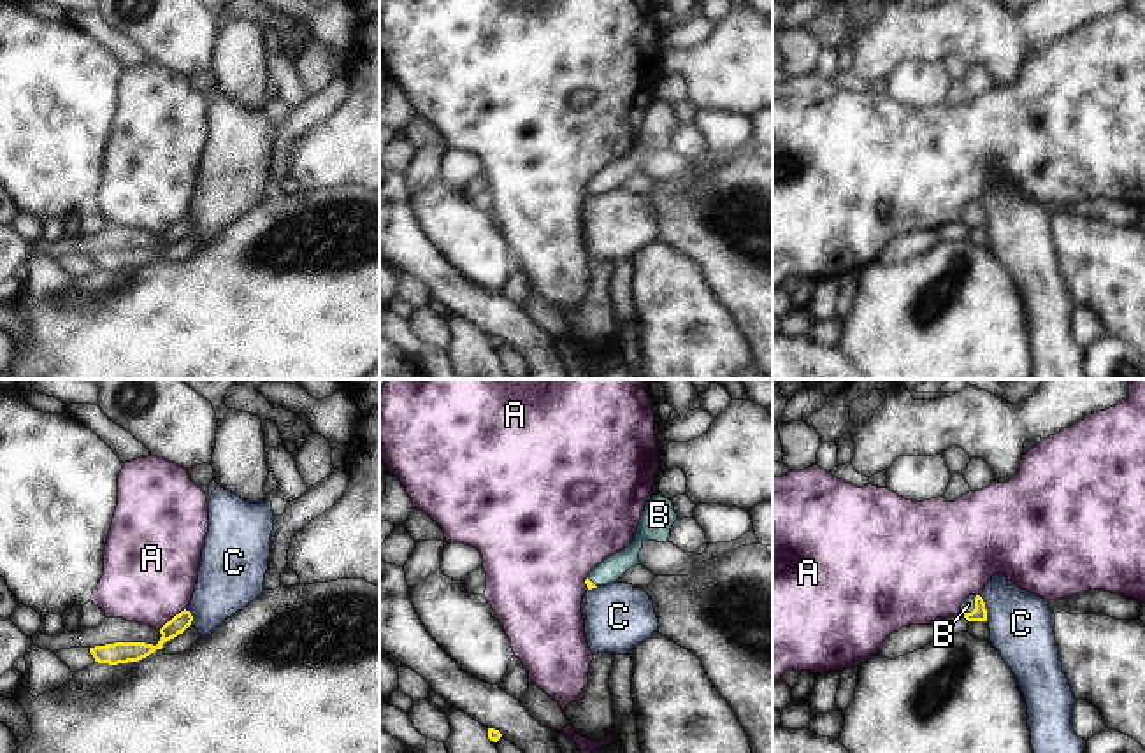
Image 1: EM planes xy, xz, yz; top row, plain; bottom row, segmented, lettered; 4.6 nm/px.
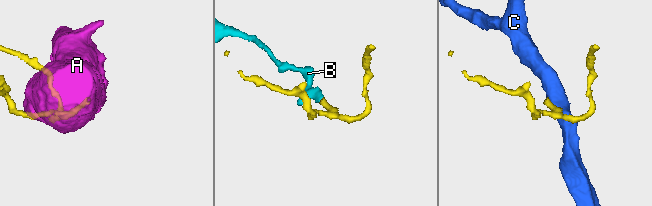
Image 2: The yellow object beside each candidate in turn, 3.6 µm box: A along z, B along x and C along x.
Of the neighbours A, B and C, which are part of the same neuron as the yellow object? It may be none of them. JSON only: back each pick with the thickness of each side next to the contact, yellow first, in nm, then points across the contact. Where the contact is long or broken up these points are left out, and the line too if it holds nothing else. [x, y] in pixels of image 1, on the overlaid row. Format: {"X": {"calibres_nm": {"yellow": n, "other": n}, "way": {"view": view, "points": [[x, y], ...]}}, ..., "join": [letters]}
{"B": {"calibres_nm": {"yellow": 70, "other": 60}, "way": {"view": "yz", "points": [[979, 613], [975, 608], [968, 604]]}}, "join": ["B"]}

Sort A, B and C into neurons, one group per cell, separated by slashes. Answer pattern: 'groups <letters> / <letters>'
groups A / B / C

